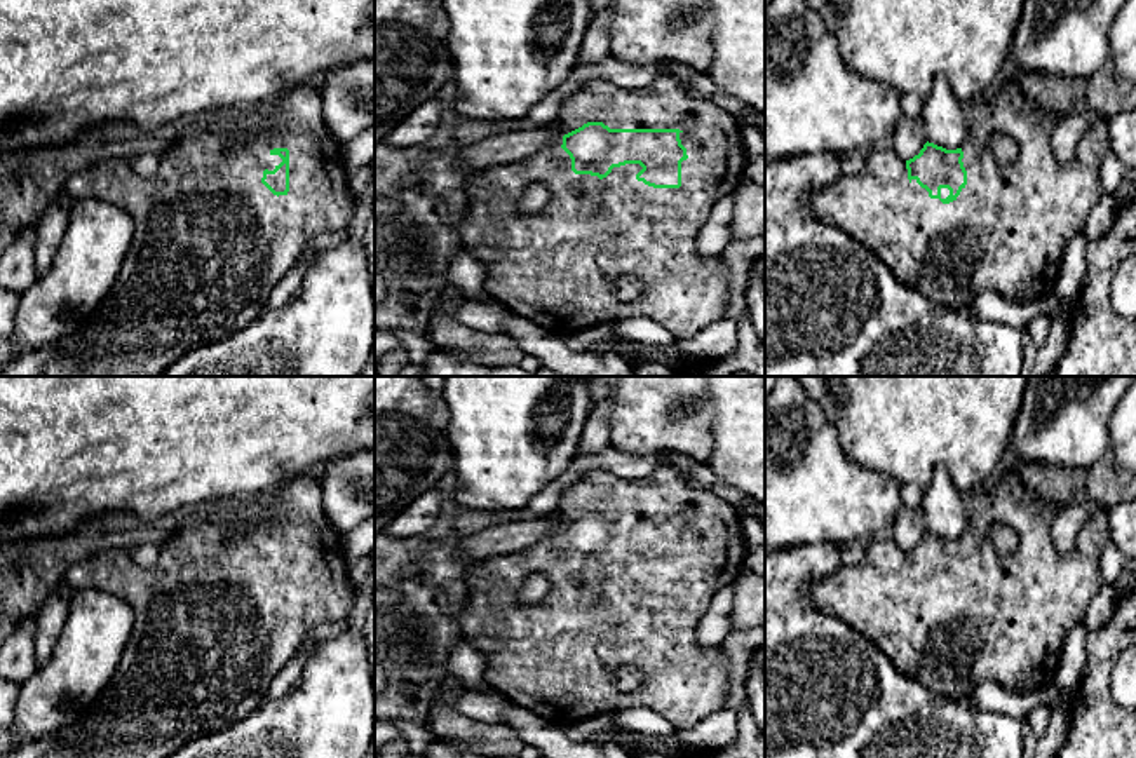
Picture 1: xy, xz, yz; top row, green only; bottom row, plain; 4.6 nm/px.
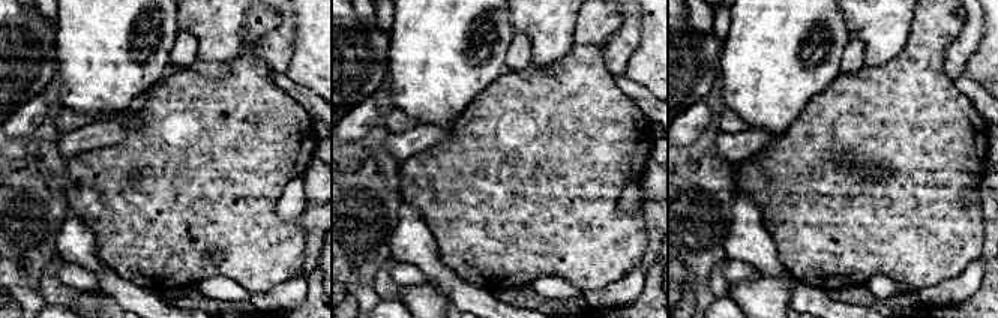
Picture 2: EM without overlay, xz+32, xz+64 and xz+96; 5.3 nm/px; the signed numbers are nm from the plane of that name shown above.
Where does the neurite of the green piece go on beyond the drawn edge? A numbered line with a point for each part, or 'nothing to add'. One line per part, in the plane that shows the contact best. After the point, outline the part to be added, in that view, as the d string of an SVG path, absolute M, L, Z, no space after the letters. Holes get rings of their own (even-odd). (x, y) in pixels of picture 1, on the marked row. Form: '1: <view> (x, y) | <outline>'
1: xz (558, 269) | M659 61L660 75L643 87L629 89L605 78L584 84L565 101L559 115L547 125L559 132L552 143L521 160L476 169L455 190L456 202L451 220L460 230L463 246L484 265L484 291L493 301L563 338L603 322L648 317L664 326L676 340L683 340L725 317L730 288L728 272L720 256L700 256L697 237L713 206L725 195L732 195L746 178L749 159L744 152L742 127L728 112L709 99L693 96L690 85L666 73L666 63L673 61ZM587 122L603 122L610 129L680 129L680 139L688 155L681 162L681 186L653 188L638 181L636 174L643 169L639 164L613 167L603 179L575 174L570 155L561 148L563 136ZM535 183L547 186L549 202L537 214L519 214L519 199ZM619 279L641 281L645 284L643 294L636 300L619 298L615 294Z

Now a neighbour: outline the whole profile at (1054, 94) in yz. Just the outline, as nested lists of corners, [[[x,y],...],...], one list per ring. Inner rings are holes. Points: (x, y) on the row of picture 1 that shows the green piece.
[[[1021,71],[1016,78],[1024,96],[1040,110],[1061,118],[1073,112],[1087,78]]]

